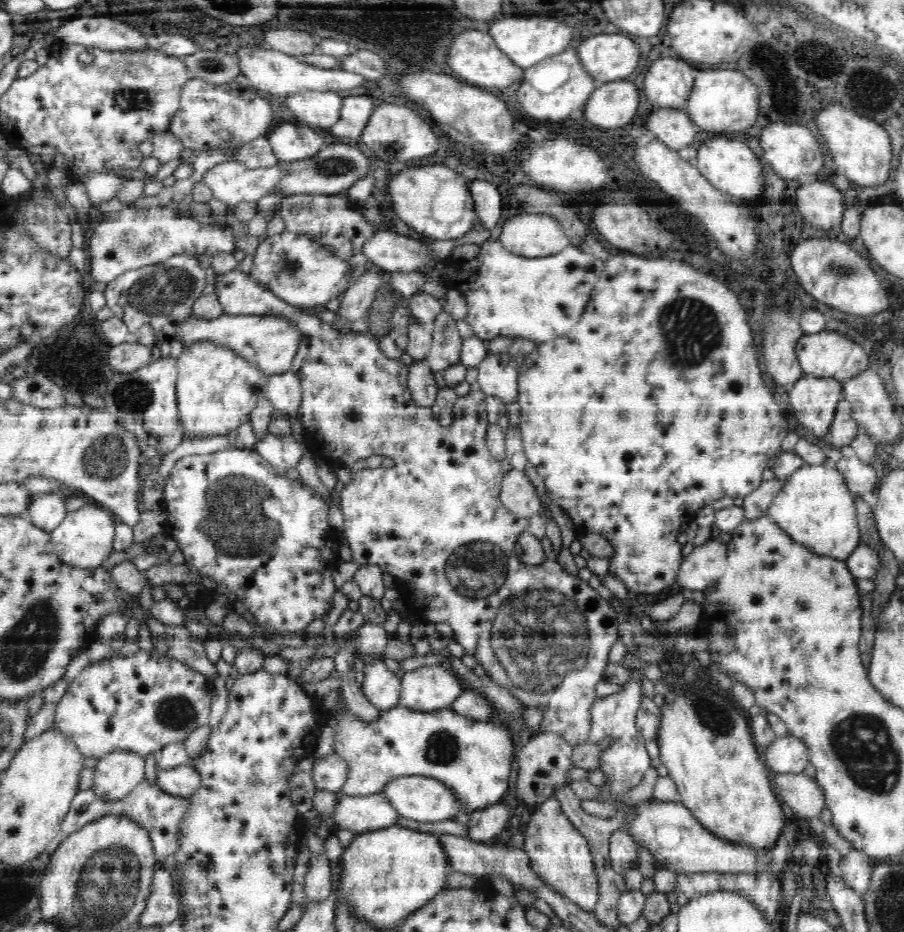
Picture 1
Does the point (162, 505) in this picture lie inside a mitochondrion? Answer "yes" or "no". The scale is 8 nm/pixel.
no

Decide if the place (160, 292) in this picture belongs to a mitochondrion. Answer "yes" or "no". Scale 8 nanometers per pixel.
yes

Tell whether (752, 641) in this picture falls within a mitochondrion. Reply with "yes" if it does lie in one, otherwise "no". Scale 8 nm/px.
no

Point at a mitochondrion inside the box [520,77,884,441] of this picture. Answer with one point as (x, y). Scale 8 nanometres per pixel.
(687, 318)

